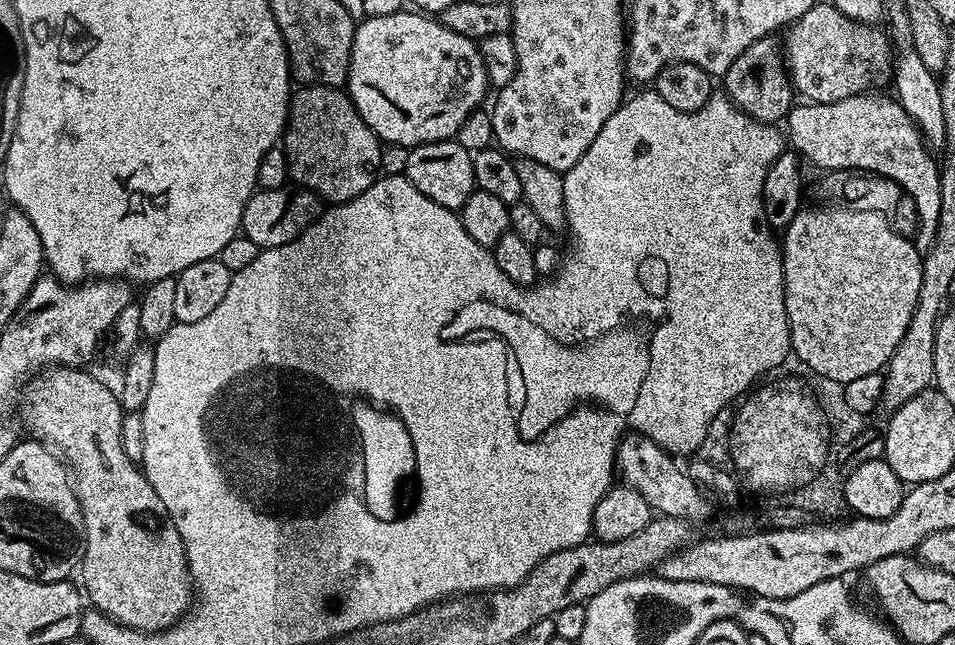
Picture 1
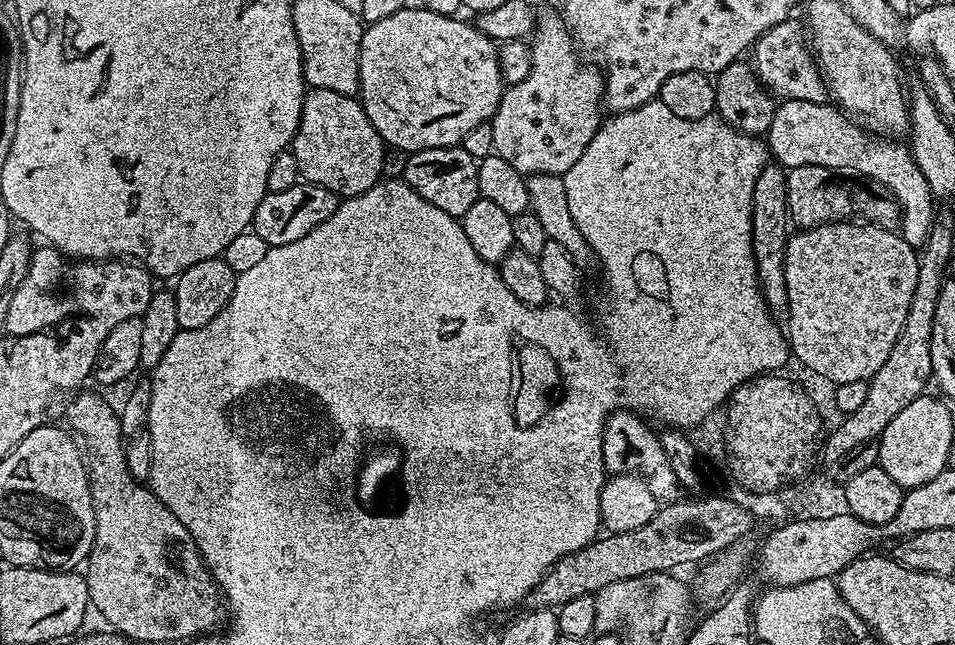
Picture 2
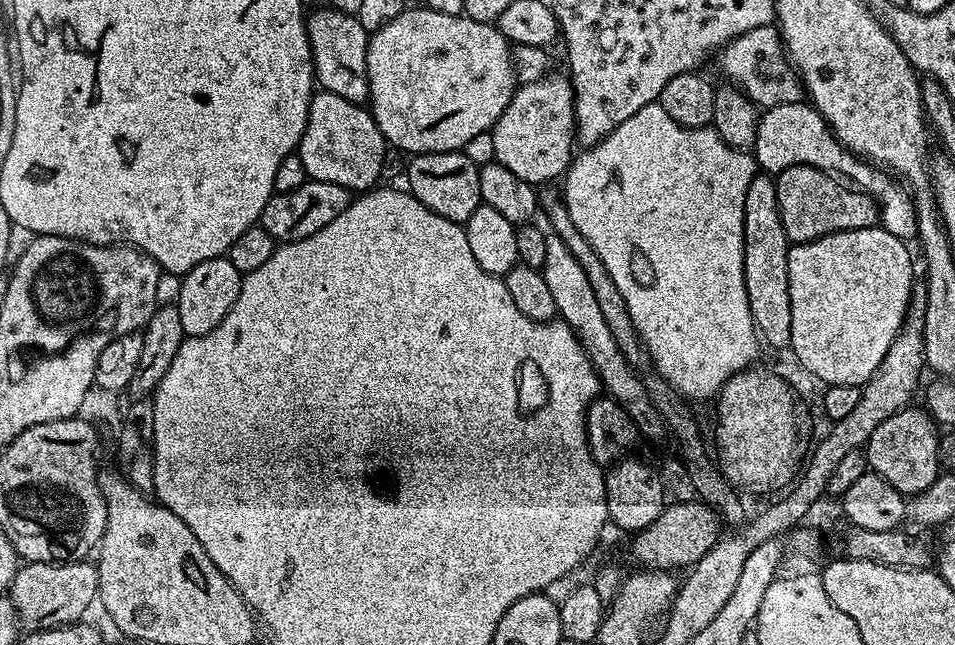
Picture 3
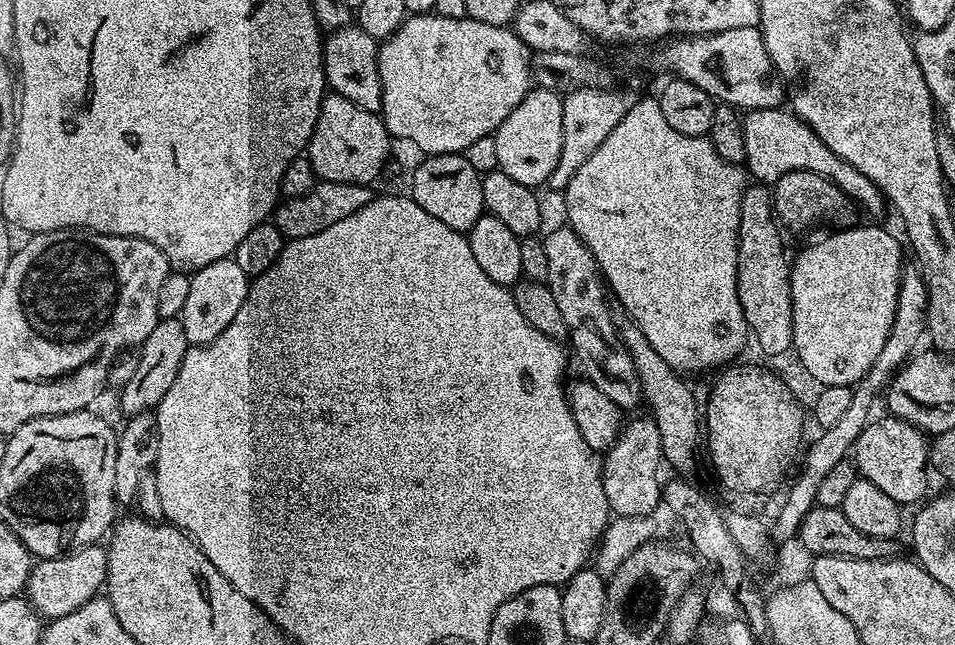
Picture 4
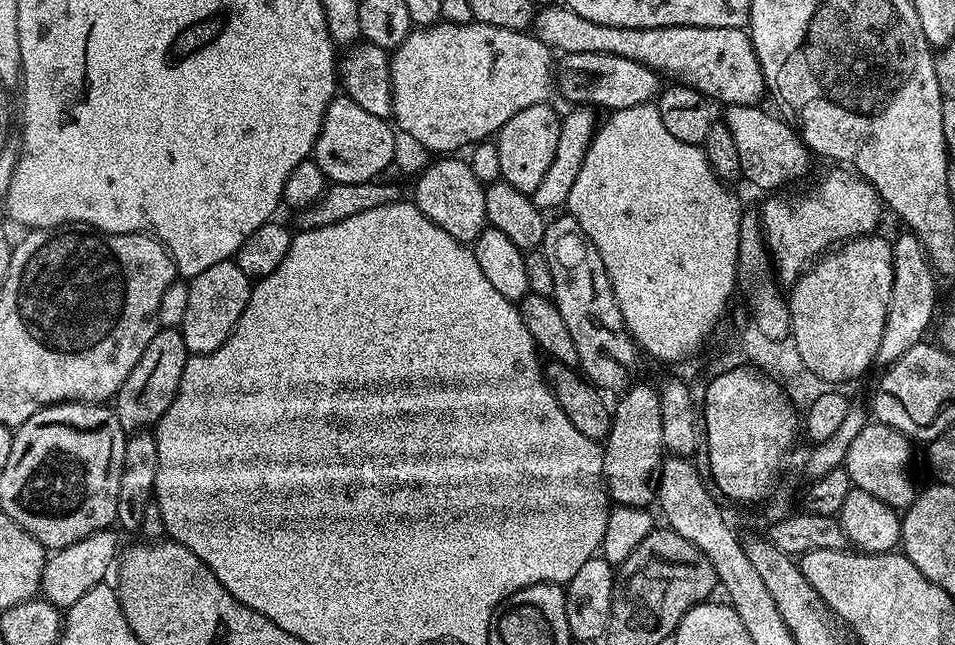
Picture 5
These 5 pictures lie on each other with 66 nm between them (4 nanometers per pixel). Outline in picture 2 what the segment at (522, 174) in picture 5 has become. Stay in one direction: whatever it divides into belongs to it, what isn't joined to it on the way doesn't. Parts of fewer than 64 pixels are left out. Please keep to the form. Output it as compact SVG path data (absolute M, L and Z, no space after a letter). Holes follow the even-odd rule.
M541 15L530 37L530 74L526 74L522 82L505 87L498 102L498 110L491 118L490 123L494 130L493 153L506 158L506 162L510 162L514 170L524 173L525 177L534 174L563 176L570 170L570 166L574 166L574 162L578 162L578 158L582 158L582 150L590 146L590 138L594 138L594 134L602 126L600 112L602 113L603 103L603 71L582 59L559 15Z

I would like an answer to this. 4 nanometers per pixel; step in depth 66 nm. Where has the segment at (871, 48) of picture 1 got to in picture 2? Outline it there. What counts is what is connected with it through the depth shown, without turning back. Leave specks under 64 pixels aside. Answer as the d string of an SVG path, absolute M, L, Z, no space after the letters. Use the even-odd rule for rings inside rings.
M796 18L778 22L778 26L770 26L766 34L762 34L750 49L751 67L761 84L772 93L777 101L797 100L798 102L818 102L827 104L830 100L828 85L816 62L813 49L806 39L806 28Z

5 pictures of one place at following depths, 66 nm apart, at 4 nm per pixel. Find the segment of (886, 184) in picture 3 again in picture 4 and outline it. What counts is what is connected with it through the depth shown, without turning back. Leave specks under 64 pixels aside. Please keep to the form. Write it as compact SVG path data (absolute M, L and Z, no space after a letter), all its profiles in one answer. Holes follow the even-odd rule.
M753 108L745 111L742 116L744 129L742 138L746 142L746 154L744 155L743 167L747 175L753 181L759 182L765 186L772 186L784 174L791 171L804 170L813 171L814 174L827 176L829 180L837 185L851 201L855 202L861 209L863 207L868 212L880 216L886 209L884 195L850 162L838 158L824 142L810 130L808 124L796 117L796 113L791 110L779 108Z

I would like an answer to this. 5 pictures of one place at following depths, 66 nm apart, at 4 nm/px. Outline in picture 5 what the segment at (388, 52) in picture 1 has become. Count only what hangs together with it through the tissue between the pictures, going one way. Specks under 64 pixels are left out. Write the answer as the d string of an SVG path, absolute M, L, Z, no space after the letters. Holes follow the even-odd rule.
M432 24L428 28L416 28L409 32L406 39L400 43L390 56L392 65L390 66L390 78L392 79L392 115L395 127L401 133L405 132L412 140L417 140L424 148L429 148L434 154L456 154L459 148L467 149L475 146L489 138L495 137L502 125L510 122L518 110L526 110L535 104L543 104L549 99L548 95L554 92L554 52L547 48L545 44L531 31L525 30L515 32L514 30L502 30L498 26L486 26L485 24Z

